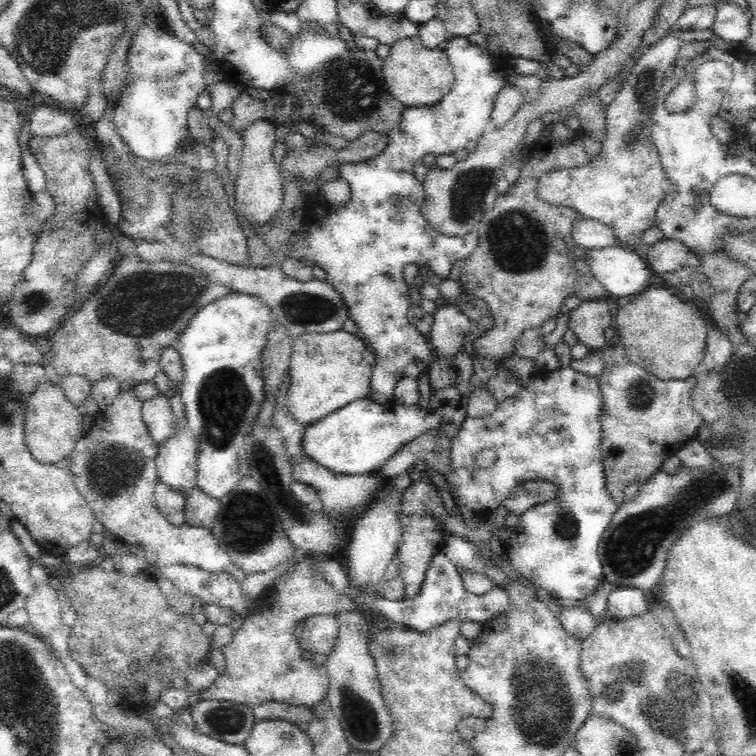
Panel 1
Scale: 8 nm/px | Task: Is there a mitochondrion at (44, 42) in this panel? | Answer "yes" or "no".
yes

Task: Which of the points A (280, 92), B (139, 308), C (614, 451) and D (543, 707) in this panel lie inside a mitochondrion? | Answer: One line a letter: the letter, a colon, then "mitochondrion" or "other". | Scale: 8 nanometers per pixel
A: other
B: mitochondrion
C: mitochondrion
D: mitochondrion

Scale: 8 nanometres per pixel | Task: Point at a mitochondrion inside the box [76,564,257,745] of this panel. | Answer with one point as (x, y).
(226, 721)

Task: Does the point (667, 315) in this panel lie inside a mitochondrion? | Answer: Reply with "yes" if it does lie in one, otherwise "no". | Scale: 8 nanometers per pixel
no

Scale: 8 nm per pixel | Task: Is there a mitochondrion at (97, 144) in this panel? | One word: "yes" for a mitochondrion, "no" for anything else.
no

